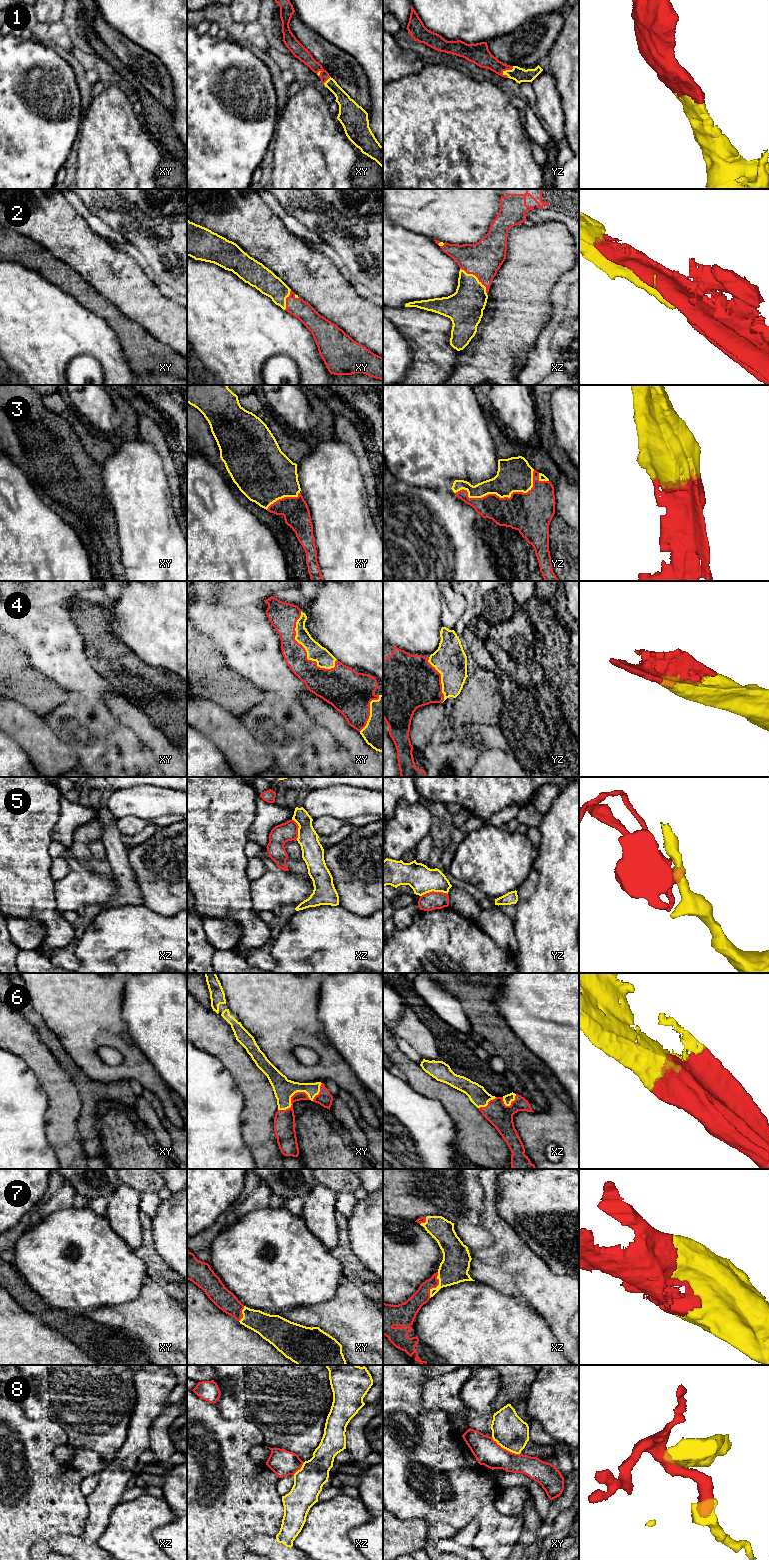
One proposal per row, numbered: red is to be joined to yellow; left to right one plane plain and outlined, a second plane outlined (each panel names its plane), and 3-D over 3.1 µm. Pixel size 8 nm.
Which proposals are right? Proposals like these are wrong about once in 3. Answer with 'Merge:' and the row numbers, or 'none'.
Merge: 1, 2, 3, 4, 6, 7

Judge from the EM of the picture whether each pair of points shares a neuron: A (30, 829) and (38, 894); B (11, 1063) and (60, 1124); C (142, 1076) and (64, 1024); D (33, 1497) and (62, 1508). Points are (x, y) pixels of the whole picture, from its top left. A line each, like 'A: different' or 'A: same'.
A: same
B: different
C: same
D: same

